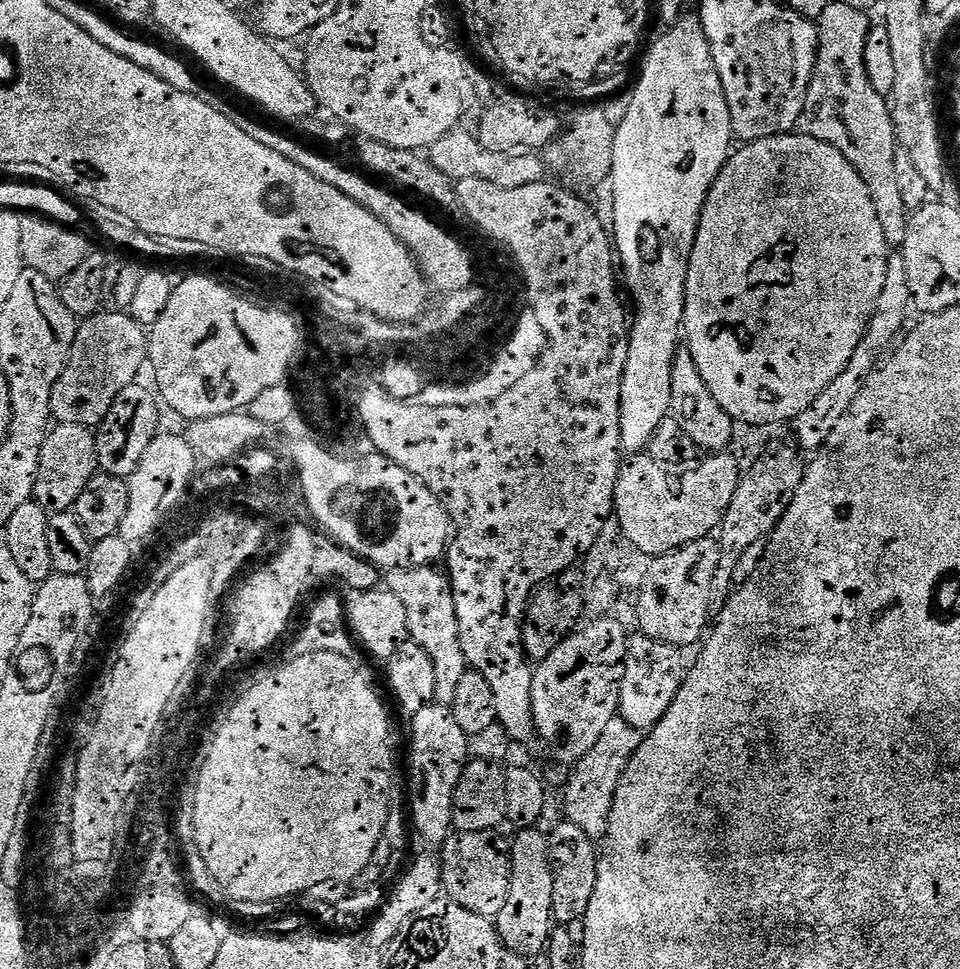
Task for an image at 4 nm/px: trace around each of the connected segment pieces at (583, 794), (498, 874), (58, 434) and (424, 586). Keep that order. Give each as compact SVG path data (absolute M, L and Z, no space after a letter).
M618 714L606 725L594 750L590 750L590 754L582 757L571 769L572 777L564 788L563 815L574 826L579 826L591 840L603 841L610 826L610 810L614 806L614 794L618 790L618 782L622 782L626 766L630 766L630 758L634 758L644 738L645 733L634 730L634 726L630 726L630 722L626 722Z
M457 832L449 835L439 853L443 895L474 914L495 918L510 894L510 844L492 832Z
M56 424L42 442L36 481L32 490L33 497L36 503L41 504L49 513L67 512L75 505L78 494L82 494L82 490L86 490L86 482L90 482L90 478L97 475L97 472L96 440L93 433L83 424Z
M439 567L397 568L386 576L387 591L392 592L406 606L406 626L408 634L434 662L435 703L451 705L454 702L454 689L462 674L469 671L466 658L462 654L462 642L458 634L458 614L454 614L454 594L452 584Z

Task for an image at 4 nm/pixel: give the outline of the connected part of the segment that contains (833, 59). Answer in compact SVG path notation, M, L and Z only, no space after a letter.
M834 2L818 18L820 45L816 65L806 94L802 128L818 142L834 146L858 170L874 204L885 236L904 233L910 211L903 204L895 178L895 150L898 147L889 101L874 90L864 61L870 31L869 13L854 10L847 2Z

